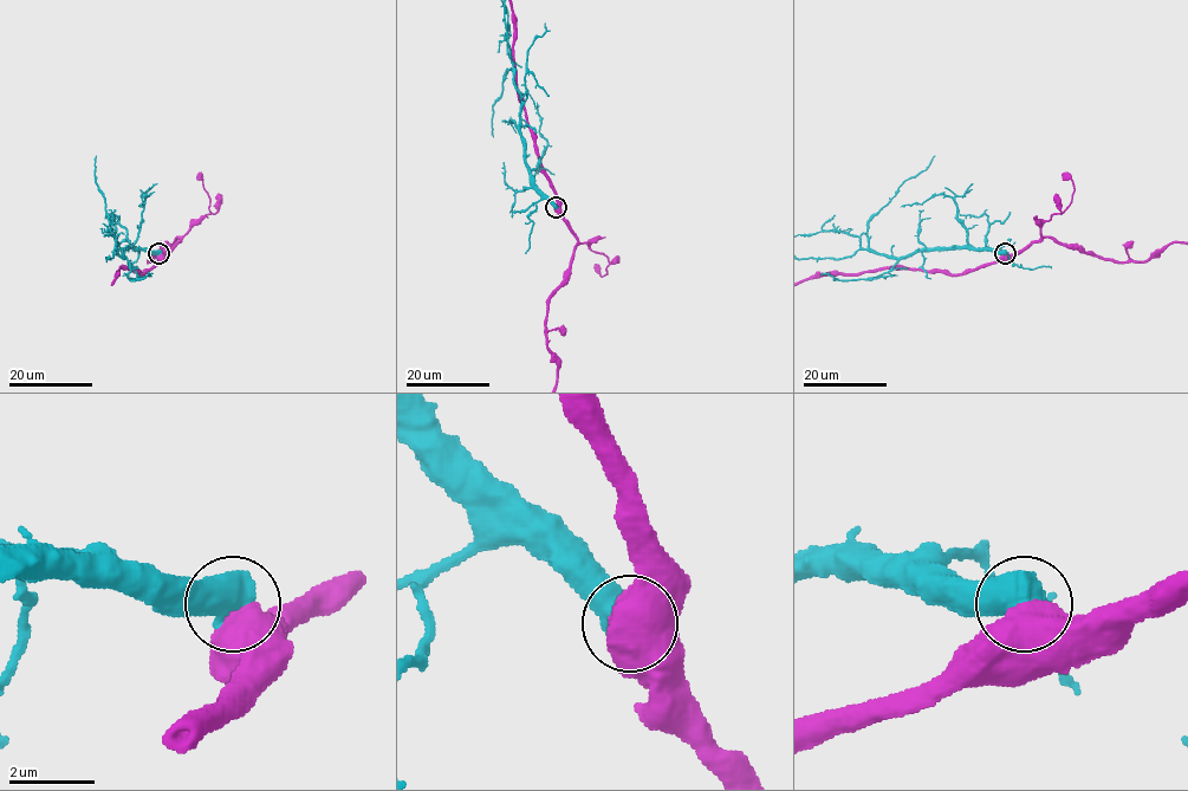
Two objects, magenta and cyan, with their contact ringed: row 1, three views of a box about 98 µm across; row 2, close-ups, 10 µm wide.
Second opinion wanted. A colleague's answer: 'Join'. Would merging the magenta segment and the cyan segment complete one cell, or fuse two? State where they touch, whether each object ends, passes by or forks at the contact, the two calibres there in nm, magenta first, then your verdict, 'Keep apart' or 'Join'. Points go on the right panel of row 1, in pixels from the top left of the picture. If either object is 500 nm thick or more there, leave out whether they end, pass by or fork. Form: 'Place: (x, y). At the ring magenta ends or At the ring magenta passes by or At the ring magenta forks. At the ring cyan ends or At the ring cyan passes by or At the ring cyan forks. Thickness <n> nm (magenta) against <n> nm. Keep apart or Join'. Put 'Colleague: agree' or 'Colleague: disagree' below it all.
Place: (1005, 253). Thickness 700 nm (magenta) against 750 nm. Keep apart
Colleague: disagree

